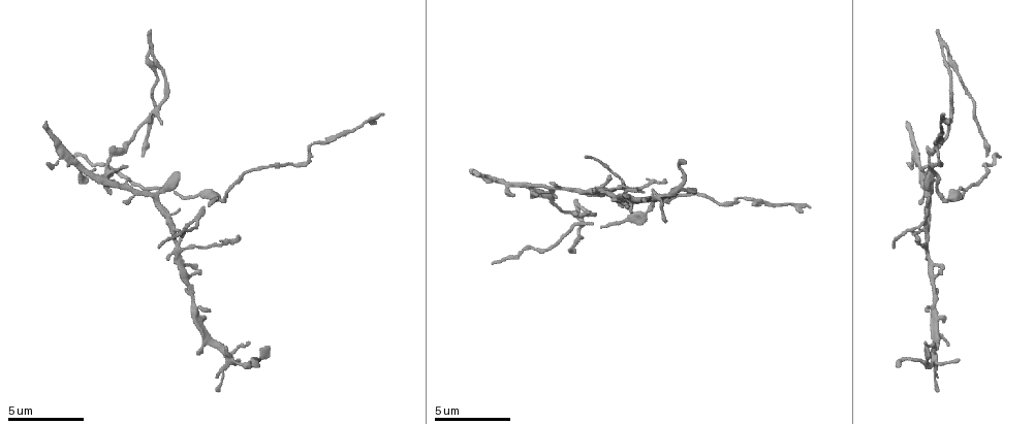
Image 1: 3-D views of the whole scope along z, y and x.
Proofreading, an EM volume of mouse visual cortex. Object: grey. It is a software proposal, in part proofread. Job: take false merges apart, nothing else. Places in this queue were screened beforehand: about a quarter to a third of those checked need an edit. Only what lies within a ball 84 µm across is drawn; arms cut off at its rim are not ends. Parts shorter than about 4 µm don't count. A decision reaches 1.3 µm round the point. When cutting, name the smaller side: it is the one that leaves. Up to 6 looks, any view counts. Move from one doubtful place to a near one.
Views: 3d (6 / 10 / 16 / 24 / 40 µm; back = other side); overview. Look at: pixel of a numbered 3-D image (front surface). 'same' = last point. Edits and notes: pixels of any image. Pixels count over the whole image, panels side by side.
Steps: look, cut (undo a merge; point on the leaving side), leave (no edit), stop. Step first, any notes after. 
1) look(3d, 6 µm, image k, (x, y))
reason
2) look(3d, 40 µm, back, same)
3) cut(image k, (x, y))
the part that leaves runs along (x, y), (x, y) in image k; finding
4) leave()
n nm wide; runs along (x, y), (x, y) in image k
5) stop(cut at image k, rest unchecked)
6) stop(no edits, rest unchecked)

look(3d, 10 µm, image 1, (240, 364))
four arms meet

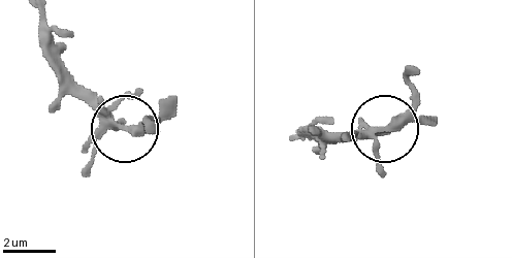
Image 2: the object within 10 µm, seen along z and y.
look(3d, 6 µm, image 2, (386, 127))

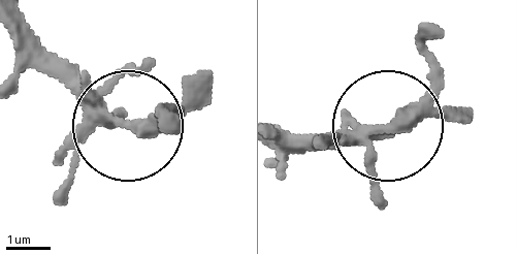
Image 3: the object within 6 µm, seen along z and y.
leave()
runs along (285, 133), (384, 126), (425, 89), (437, 37) in image 3; all the same neuron

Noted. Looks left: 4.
look(3d, 10 µm, image 1, (531, 190))
four or more arms meet

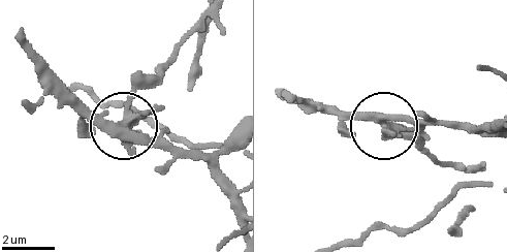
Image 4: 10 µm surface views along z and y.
look(3d, 10 µm, back, image 4, (121, 123))

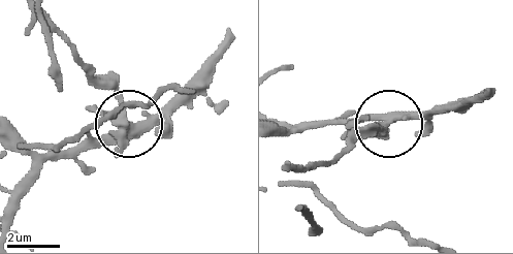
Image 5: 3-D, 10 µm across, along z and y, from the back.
cut(image 5, (89, 107))
side arm 6 µm; 5 arms; two neurons meet here

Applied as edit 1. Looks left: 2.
look(overview)
redraw

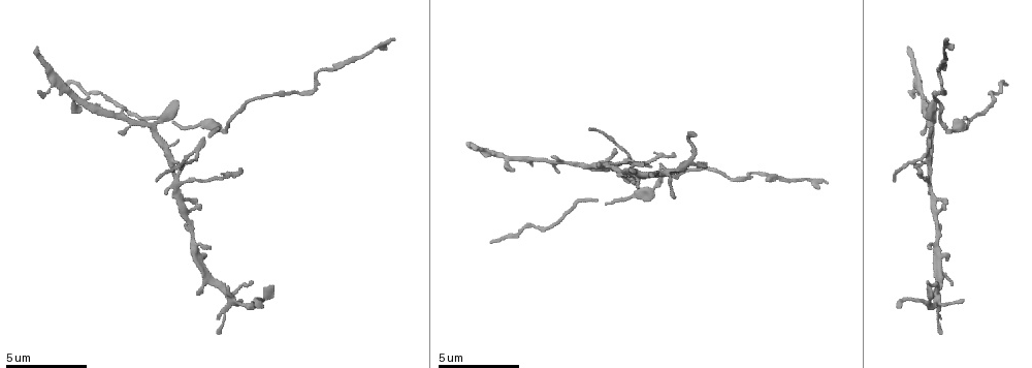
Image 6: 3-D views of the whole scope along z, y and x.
look(3d, 16 µm, image 6, (928, 161))
looks like a crossing

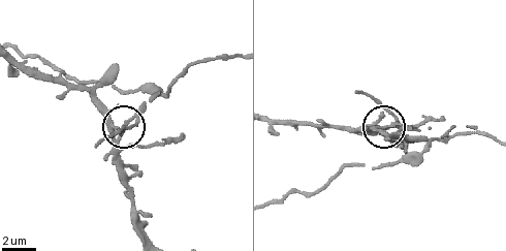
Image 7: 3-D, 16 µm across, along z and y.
leave()
180 nm wide; all the same neuron

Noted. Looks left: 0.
stop(cut at image 5, rest unchecked)

